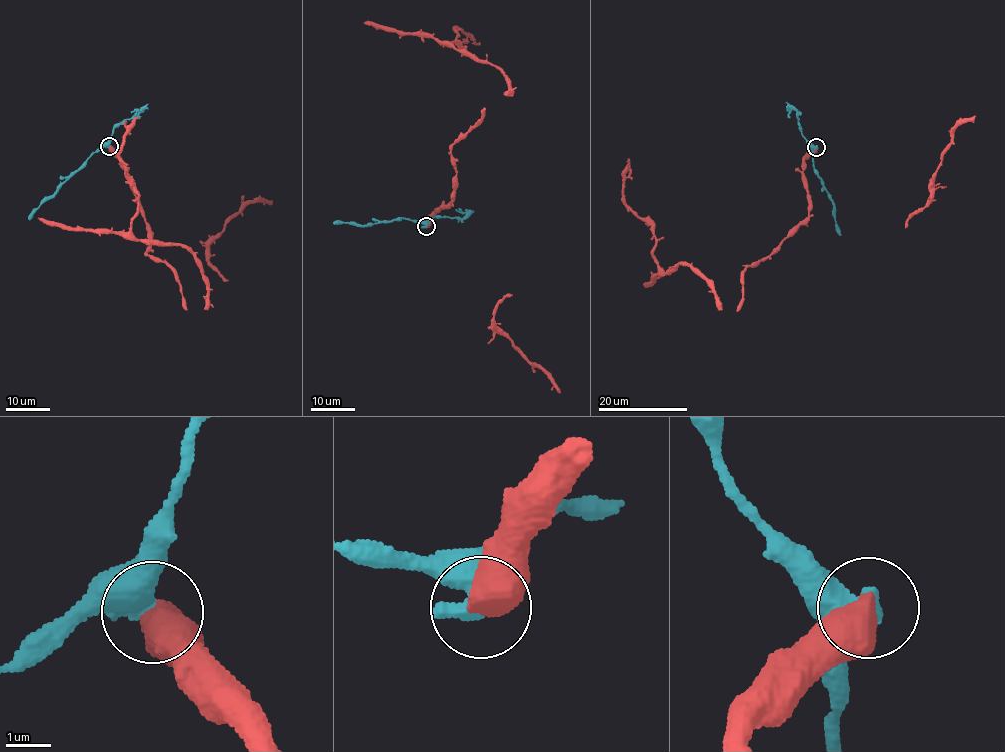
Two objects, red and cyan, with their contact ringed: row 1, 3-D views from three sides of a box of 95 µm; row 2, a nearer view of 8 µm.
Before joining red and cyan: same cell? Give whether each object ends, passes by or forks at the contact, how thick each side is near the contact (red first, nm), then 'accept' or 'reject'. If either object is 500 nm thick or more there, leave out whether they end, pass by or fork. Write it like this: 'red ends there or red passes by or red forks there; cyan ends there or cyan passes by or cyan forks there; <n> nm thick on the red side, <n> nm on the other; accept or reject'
650 nm thick on the red side, 500 nm on the other; reject

